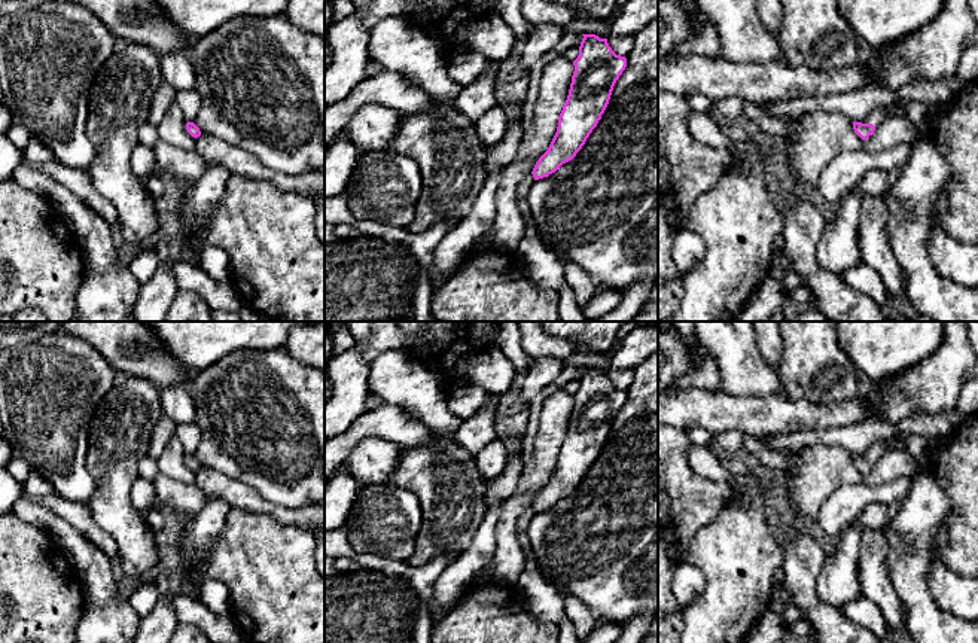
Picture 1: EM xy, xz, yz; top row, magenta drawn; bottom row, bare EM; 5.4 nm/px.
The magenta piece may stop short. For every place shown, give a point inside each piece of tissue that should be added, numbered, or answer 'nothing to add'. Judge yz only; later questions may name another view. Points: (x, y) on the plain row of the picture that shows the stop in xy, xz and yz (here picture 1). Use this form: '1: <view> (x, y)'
1: yz (925, 450)

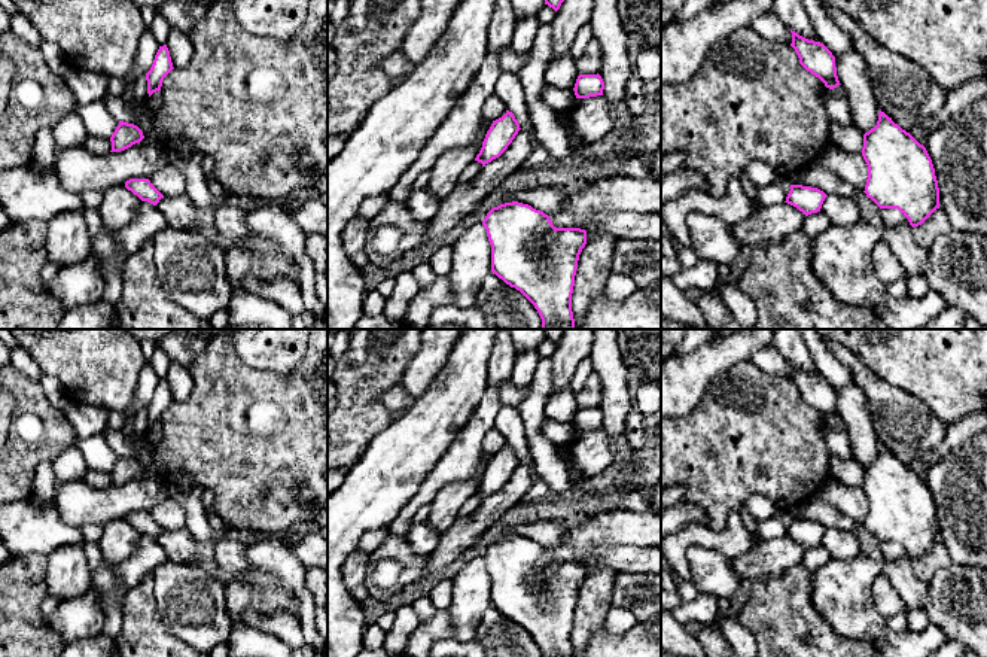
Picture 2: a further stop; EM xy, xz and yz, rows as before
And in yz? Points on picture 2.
nothing to add

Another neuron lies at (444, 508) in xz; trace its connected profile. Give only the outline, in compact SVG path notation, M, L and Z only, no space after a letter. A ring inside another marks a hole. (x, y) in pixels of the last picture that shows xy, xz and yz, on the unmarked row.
M484 451L478 474L467 481L454 481L442 486L430 502L427 524L444 533L457 518L461 505L475 495L482 481L487 465L493 454Z

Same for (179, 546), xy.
M186 527L164 530L155 541L164 550L167 560L174 563L192 563L198 550L198 542Z

